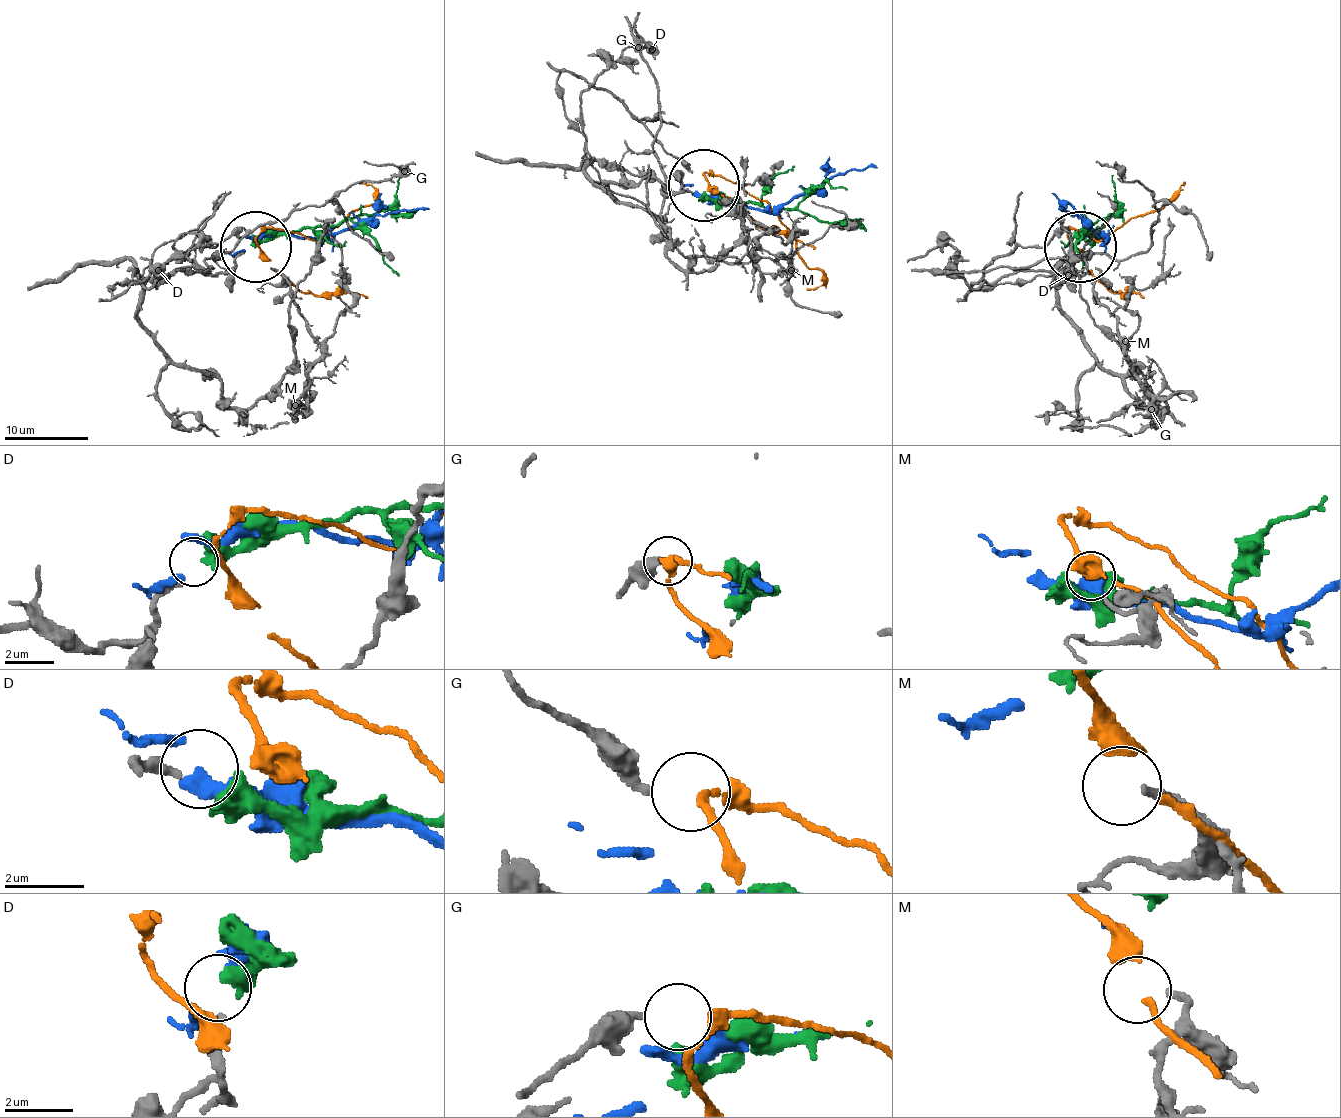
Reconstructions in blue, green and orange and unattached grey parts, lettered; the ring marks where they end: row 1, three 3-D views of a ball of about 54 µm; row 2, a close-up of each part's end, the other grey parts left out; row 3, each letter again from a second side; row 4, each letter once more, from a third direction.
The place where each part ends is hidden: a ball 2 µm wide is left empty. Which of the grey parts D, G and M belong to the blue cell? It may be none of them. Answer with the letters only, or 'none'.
none

